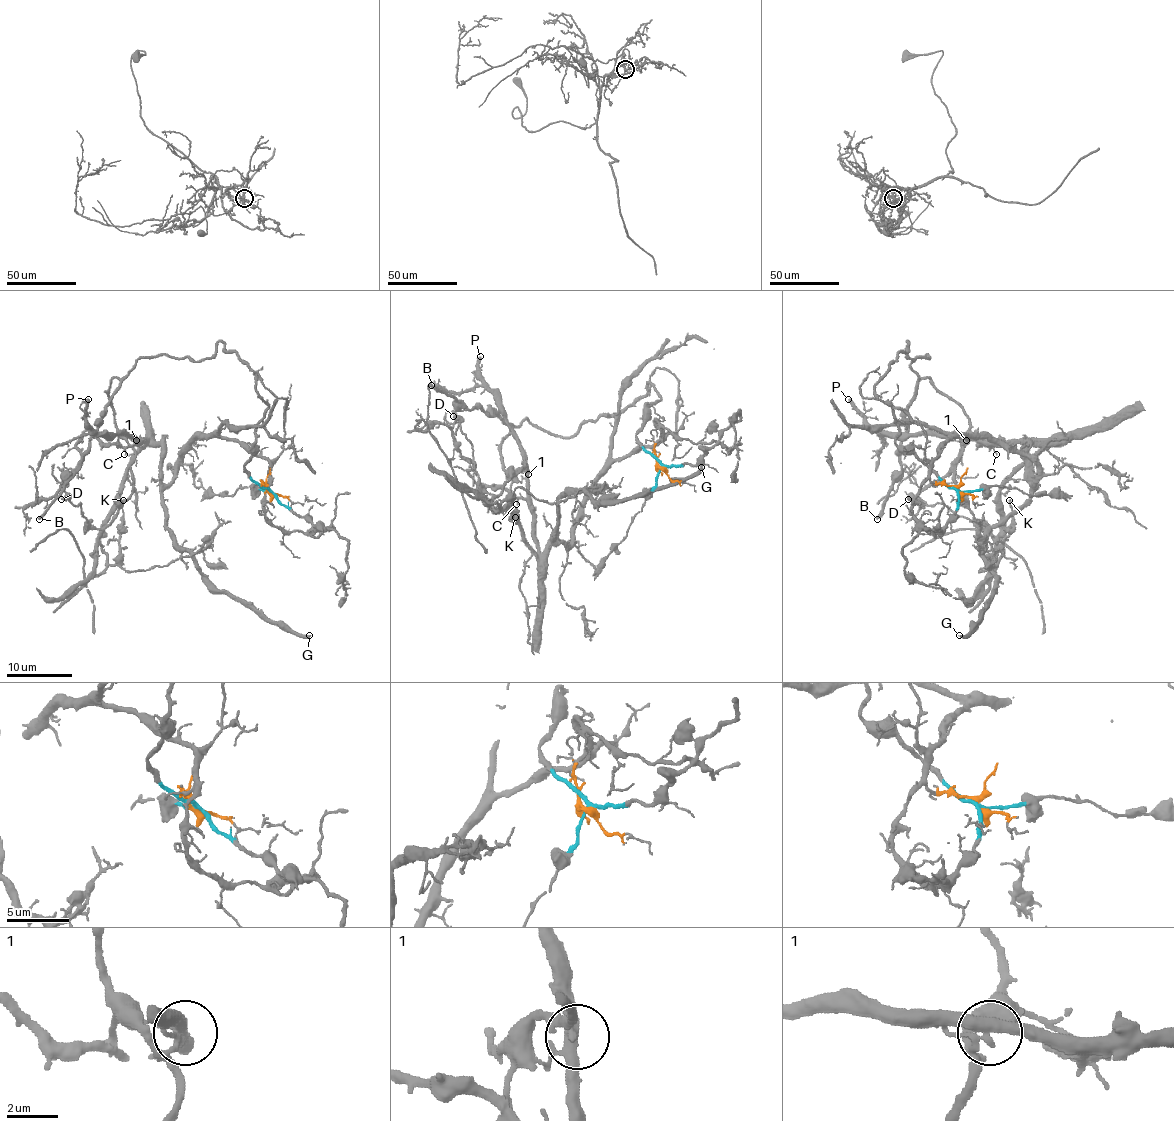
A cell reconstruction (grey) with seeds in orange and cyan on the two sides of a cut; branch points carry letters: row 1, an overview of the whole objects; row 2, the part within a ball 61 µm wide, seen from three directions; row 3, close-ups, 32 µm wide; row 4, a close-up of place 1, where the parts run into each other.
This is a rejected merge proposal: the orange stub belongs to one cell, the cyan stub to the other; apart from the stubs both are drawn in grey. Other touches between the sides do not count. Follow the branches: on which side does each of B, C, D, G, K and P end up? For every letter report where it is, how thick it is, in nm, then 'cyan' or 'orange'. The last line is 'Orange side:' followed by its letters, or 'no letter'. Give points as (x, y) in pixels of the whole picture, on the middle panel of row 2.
B: at (431, 385); 340 nm thick; cyan
C: at (516, 504); 120 nm thick; orange
D: at (453, 416); 480 nm thick; cyan
G: at (701, 467); 360 nm thick; orange
K: at (515, 517); 280 nm thick; cyan
P: at (480, 356); 420 nm thick; orange
Orange side: C, G, P

